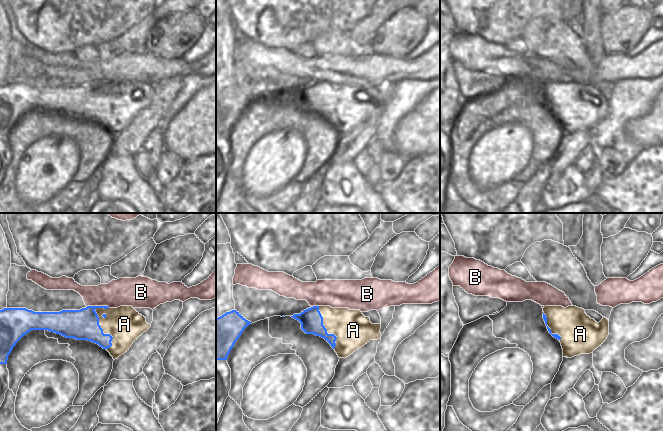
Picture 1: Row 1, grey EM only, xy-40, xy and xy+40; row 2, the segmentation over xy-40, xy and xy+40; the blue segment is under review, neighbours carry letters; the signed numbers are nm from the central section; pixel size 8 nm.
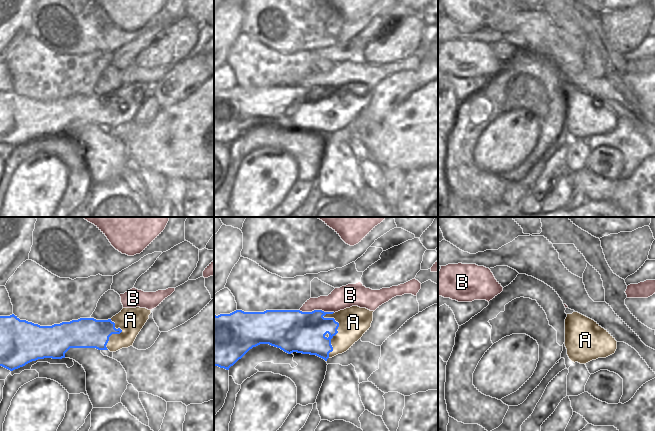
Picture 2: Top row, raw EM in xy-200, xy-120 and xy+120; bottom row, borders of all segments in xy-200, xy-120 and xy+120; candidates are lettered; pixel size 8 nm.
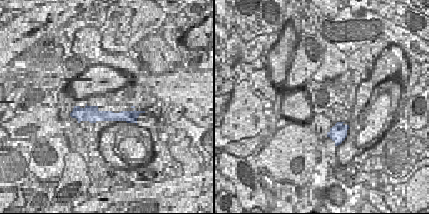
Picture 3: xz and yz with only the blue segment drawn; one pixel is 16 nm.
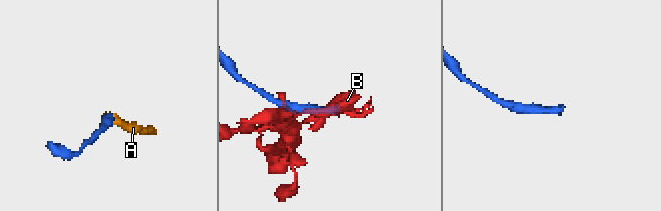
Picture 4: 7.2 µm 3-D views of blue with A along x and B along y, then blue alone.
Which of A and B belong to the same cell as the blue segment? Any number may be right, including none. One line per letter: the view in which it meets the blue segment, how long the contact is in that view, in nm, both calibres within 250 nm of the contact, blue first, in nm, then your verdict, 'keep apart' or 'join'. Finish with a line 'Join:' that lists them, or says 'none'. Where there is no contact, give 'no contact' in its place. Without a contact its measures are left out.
A: contact in xy-40; length 360 nm; calibres 240 and 280 nm; join
B: contact in xy-40; length 180 nm; calibres 240 and 220 nm; keep apart
Join: A

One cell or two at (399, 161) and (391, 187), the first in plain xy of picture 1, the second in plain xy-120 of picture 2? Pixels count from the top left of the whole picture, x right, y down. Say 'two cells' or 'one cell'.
one cell

